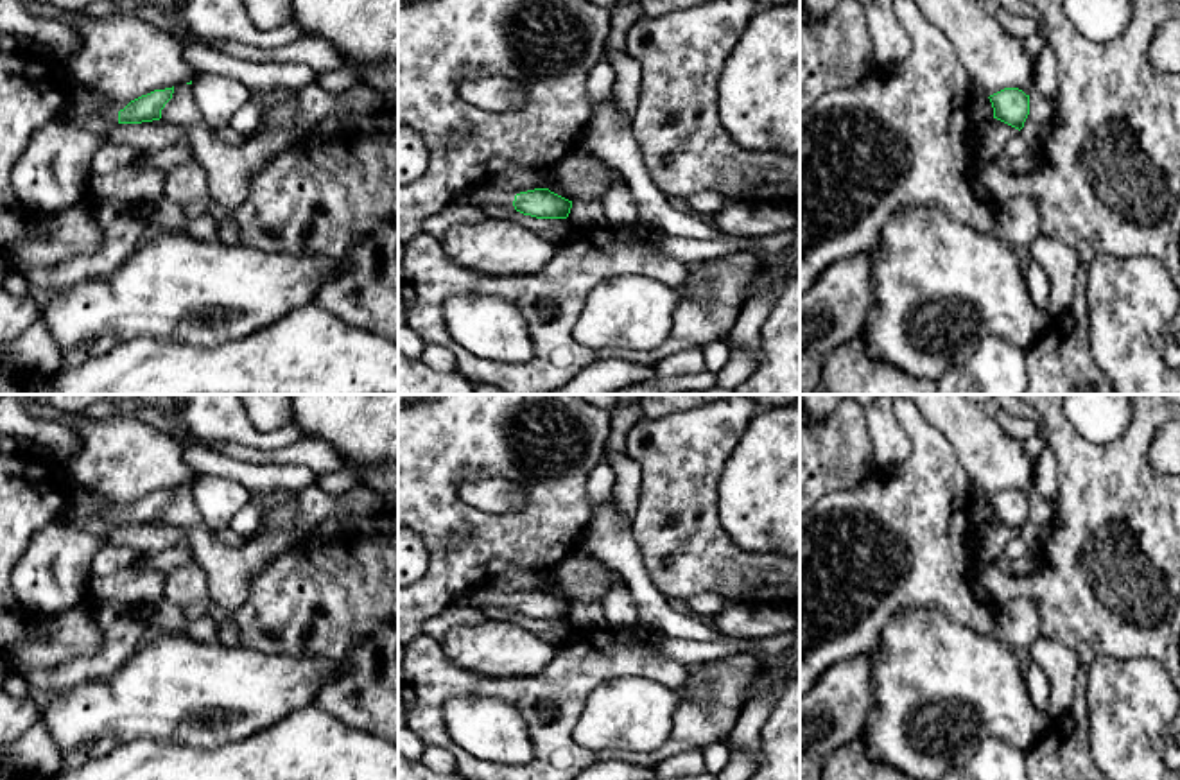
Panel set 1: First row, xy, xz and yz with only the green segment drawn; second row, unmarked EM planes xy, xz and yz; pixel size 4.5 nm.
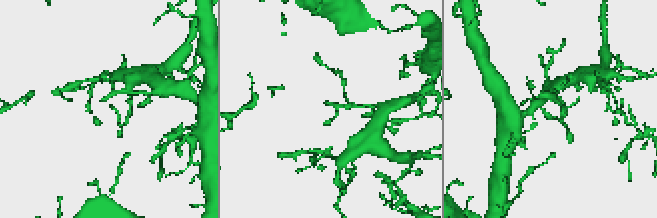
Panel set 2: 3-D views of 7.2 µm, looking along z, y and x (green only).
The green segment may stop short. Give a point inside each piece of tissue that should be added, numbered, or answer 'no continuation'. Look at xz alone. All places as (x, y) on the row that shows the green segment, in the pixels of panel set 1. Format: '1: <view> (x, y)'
1: xz (483, 194)

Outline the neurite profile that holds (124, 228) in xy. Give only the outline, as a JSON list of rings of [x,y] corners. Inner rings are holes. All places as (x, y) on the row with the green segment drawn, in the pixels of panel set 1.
[[[90,190],[82,201],[93,208],[104,244],[91,255],[75,255],[54,267],[27,274],[32,290],[41,296],[113,274],[147,238],[147,226],[138,206],[102,199]]]

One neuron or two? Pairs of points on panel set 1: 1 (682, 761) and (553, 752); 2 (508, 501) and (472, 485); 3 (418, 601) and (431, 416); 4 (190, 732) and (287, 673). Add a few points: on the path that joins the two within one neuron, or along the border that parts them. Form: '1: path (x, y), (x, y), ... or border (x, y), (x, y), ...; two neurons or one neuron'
1: border (700, 748), (689, 748), (660, 761); two neurons
2: path (499, 494), (481, 492); one neuron
3: path (438, 554), (436, 511), (431, 506), (431, 463); one neuron
4: path (216, 725), (228, 725), (262, 689); one neuron

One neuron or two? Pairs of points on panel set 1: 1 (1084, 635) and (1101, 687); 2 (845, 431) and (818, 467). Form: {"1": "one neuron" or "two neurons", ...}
{"1": "two neurons", "2": "one neuron"}

